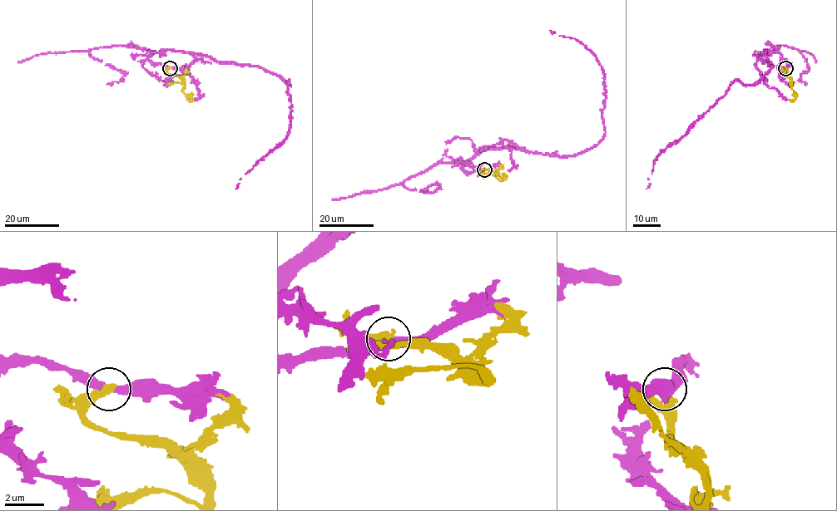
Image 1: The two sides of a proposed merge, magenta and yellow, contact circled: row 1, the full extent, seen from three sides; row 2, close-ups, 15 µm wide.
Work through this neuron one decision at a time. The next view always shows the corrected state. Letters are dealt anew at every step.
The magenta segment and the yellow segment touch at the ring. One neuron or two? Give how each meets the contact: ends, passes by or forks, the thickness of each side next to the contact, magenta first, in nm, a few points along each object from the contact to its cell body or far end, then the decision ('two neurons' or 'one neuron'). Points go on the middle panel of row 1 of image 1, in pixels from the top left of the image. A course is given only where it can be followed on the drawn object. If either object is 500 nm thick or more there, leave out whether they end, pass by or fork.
magenta passes by; yellow ends; calibres 380 and 420 nm; course magenta (484, 169), (467, 172), (462, 167), (492, 149), (572, 156), (602, 140), (603, 70), (578, 41), (550, 30); course yellow (484, 169), (481, 170), (491, 170), (497, 174), (499, 180), (503, 173); two neurons

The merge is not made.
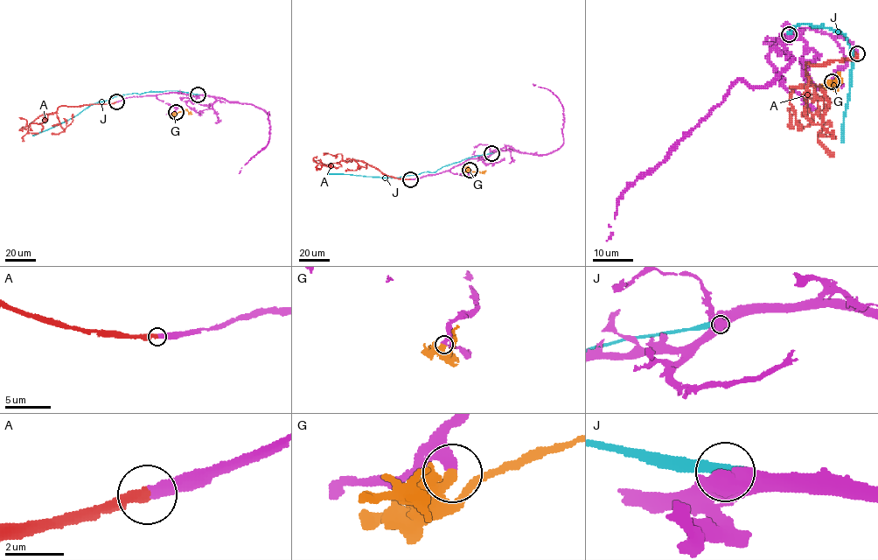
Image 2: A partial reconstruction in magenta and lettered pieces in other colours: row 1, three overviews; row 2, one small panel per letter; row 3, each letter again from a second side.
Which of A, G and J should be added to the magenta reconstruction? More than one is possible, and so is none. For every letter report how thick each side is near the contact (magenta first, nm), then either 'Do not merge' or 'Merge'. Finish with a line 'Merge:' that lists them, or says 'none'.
A: Thickness 360 nm (magenta) against 360 nm. Merge
G: Thickness 480 nm (magenta) against 480 nm. Merge
J: Thickness 700 nm (magenta) against 440 nm. Do not merge
Merge: A, G

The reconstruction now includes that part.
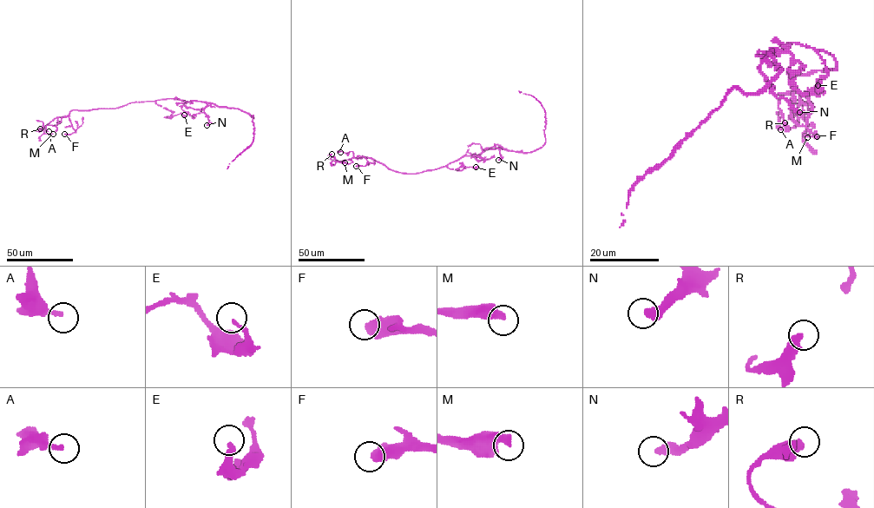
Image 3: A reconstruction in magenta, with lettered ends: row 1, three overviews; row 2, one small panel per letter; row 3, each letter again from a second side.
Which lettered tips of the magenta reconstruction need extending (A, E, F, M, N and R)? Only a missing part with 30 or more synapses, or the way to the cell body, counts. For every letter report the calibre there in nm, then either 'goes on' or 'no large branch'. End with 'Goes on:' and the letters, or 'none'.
A: 220 nm thick; no large branch
E: 200 nm thick; no large branch
F: 550 nm thick; no large branch
M: 400 nm thick; no large branch
N: 400 nm thick; goes on
R: 420 nm thick; no large branch
Goes on: N

